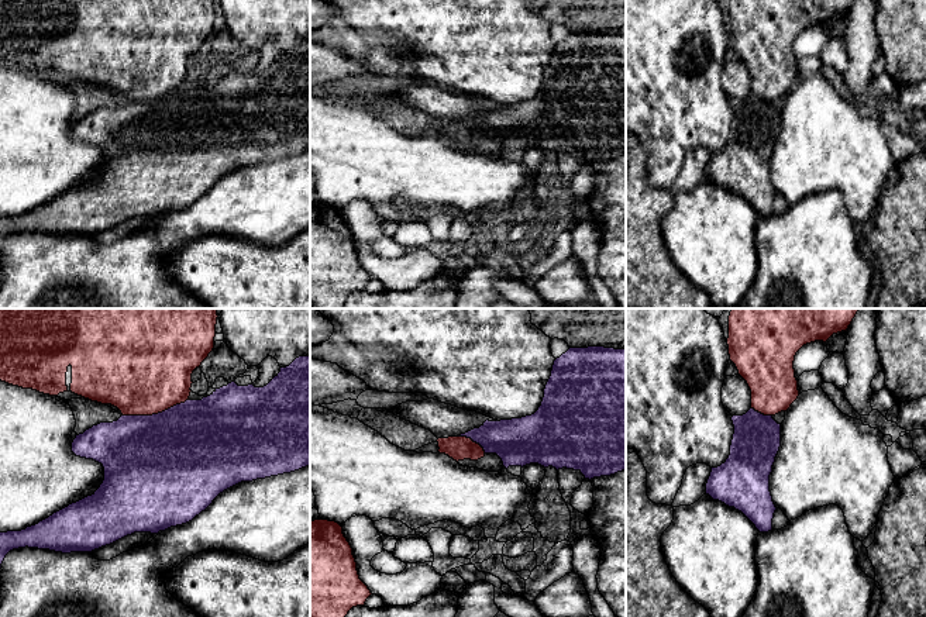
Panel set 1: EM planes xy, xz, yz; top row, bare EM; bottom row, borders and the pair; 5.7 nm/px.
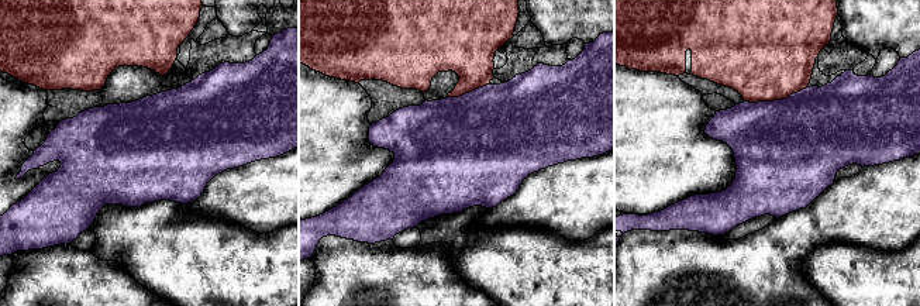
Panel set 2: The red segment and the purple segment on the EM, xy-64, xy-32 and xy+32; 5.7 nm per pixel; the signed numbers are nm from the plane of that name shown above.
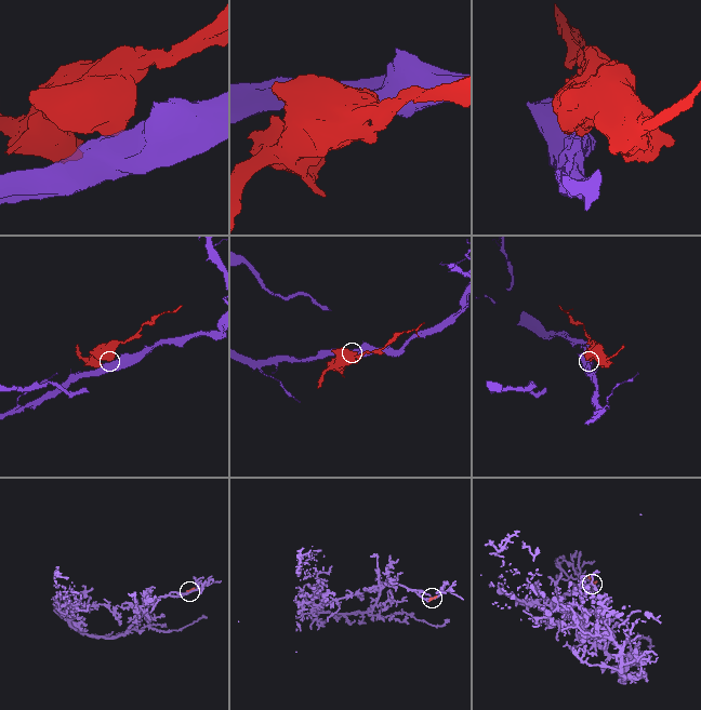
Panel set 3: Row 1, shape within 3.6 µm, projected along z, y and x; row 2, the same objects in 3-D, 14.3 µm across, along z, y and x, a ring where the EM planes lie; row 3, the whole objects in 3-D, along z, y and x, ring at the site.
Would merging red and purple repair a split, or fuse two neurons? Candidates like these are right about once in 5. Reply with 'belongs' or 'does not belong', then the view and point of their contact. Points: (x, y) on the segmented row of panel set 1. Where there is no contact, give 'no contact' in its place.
does not belong | xy (155, 413)

